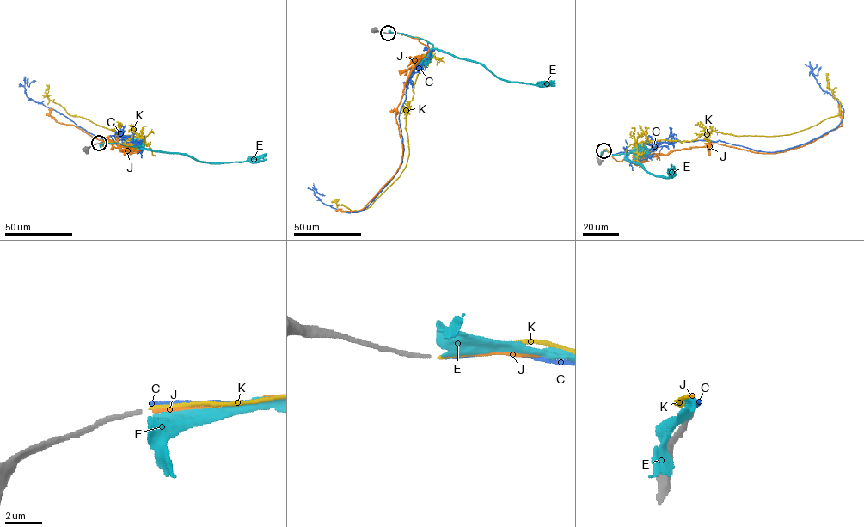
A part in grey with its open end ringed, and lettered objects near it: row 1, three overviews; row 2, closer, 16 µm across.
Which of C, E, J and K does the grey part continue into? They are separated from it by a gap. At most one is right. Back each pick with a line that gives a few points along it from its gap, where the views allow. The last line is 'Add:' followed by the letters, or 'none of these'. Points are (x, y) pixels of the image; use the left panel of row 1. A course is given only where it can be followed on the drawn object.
J: it runs (100, 143), (140, 150), (131, 152), (107, 137), (113, 144), (58, 122), (50, 114), (52, 108)
Add: J

